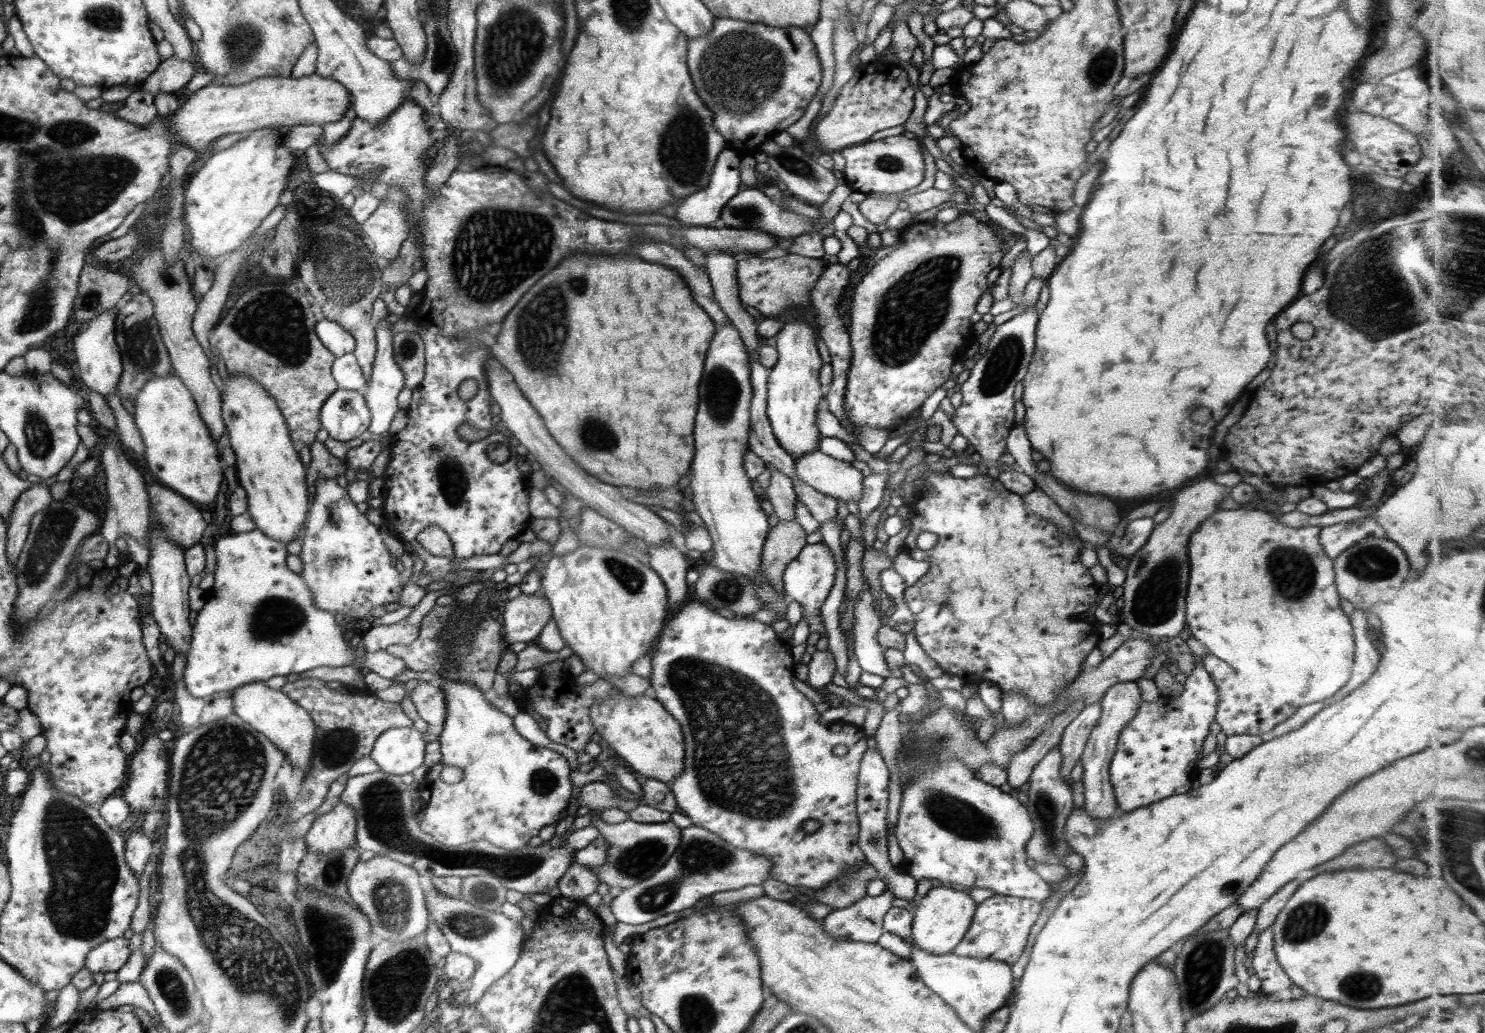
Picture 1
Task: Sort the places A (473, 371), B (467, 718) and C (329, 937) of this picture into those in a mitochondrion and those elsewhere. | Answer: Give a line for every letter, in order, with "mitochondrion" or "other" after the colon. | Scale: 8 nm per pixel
A: other
B: other
C: mitochondrion

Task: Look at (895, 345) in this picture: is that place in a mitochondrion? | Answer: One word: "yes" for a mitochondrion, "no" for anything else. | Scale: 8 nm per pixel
yes

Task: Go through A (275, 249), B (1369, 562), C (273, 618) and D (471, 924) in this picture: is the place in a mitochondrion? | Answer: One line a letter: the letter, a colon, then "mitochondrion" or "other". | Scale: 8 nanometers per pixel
A: mitochondrion
B: mitochondrion
C: mitochondrion
D: mitochondrion

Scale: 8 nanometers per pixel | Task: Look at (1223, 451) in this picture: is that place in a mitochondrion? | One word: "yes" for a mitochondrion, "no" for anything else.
no

